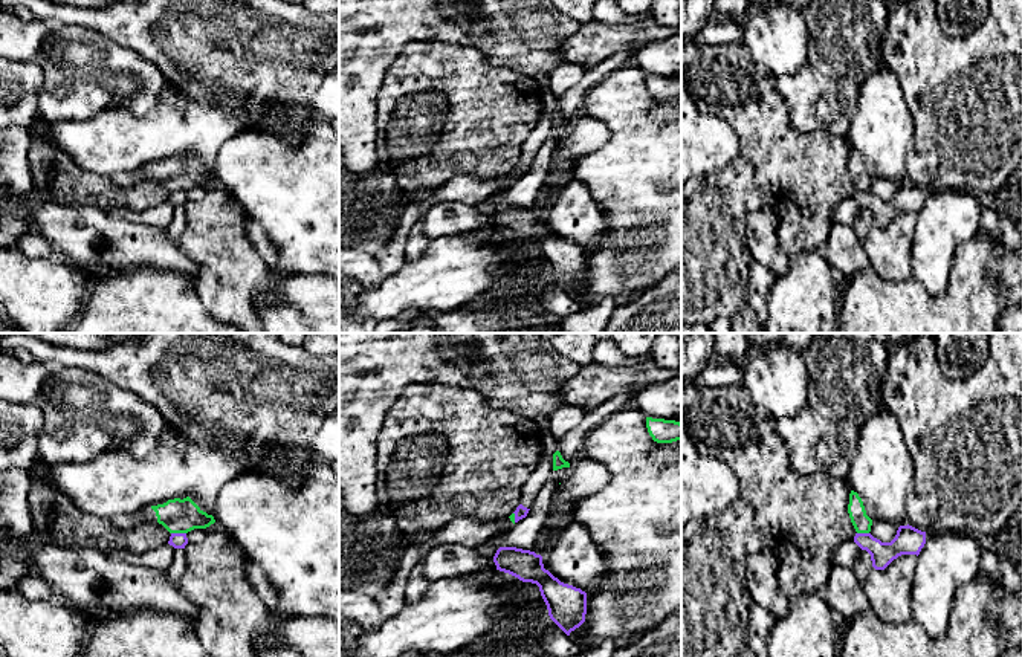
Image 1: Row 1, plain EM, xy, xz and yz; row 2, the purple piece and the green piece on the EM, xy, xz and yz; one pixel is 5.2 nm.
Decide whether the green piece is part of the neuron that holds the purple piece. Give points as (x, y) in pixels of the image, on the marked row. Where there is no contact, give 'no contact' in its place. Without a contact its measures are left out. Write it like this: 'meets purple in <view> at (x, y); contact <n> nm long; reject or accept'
meets purple in xy at (179, 534); contact 80 nm long; reject

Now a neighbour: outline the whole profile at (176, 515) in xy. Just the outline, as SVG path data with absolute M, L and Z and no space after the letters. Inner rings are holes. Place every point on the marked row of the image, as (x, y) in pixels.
M189 497L168 500L163 504L145 506L136 516L122 513L110 518L116 529L128 530L136 519L159 523L170 533L188 533L206 529L215 523L212 515L203 512Z

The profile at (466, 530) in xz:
M515 513L496 521L477 521L469 515L460 515L435 530L426 544L408 544L399 558L391 582L373 594L359 590L339 590L339 617L357 622L362 629L376 629L382 622L397 614L405 605L405 587L411 570L422 556L440 544L461 544L475 549L500 532L515 524Z

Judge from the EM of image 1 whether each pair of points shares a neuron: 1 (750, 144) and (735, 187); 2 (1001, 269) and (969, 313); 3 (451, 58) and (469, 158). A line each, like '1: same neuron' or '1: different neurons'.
1: different neurons
2: same neuron
3: same neuron

